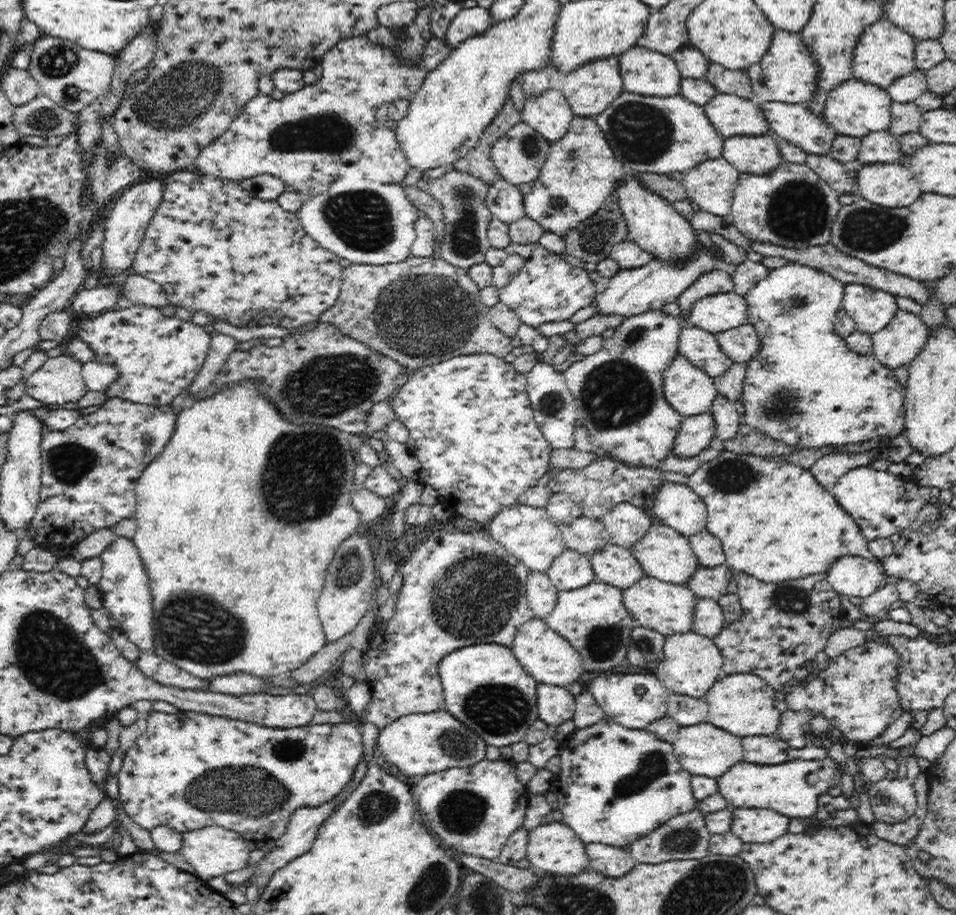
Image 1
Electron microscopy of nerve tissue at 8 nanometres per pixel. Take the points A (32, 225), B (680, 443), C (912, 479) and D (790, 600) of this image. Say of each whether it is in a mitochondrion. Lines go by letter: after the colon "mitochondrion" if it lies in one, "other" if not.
A: mitochondrion
B: other
C: other
D: mitochondrion

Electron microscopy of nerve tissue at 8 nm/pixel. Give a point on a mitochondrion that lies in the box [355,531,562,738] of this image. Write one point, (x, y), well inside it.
(480, 596)

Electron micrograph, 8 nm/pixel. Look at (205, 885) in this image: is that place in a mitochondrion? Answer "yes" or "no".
no

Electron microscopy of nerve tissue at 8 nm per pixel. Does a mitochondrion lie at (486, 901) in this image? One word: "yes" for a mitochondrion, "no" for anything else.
yes

